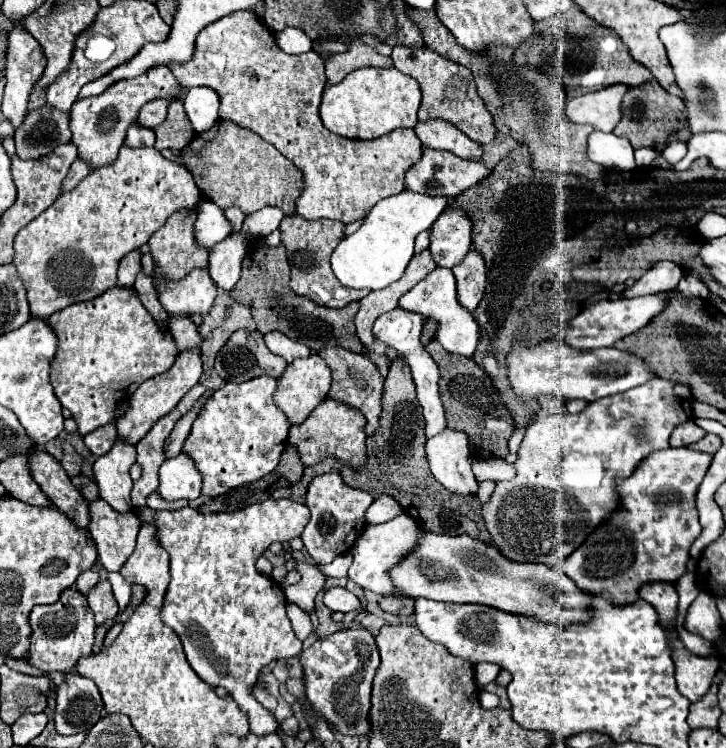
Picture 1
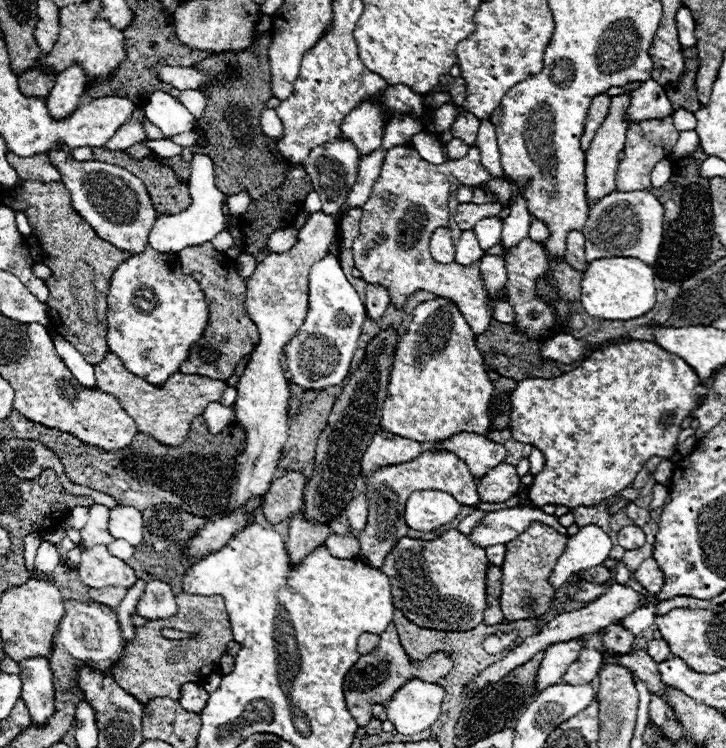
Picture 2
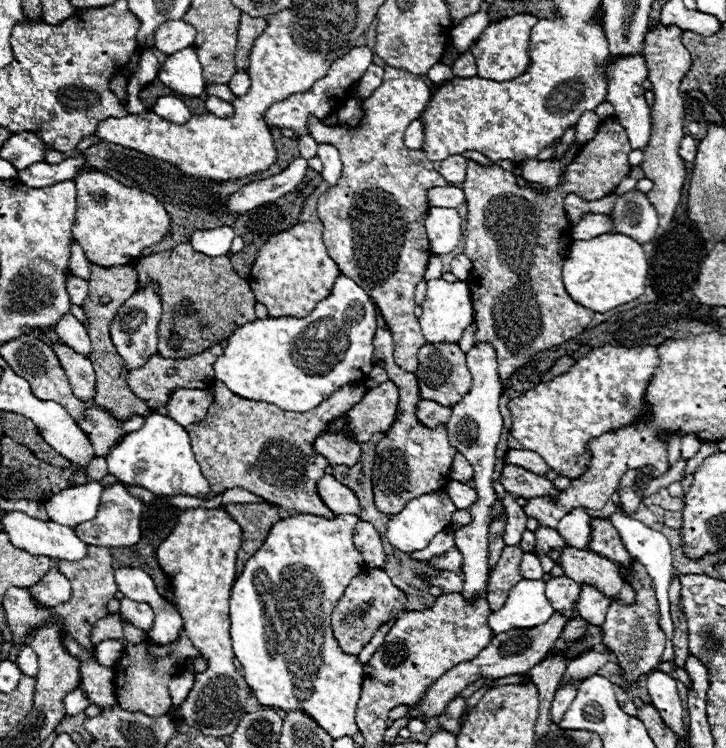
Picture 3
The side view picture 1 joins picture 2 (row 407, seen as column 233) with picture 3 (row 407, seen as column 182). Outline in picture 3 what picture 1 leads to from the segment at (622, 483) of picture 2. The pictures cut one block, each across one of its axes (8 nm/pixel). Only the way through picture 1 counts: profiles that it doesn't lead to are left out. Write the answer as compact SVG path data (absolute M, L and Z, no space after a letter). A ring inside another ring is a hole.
M376 308L376 322L378 322L378 330L374 336L374 354L376 354L374 366L380 366L388 372L388 378L396 384L400 398L398 398L398 412L396 412L394 424L384 434L384 438L376 444L376 458L374 458L374 468L372 468L374 504L384 514L398 514L410 498L418 498L420 494L426 494L430 490L440 490L450 482L448 474L450 474L456 448L452 448L448 442L446 426L428 430L416 420L414 410L420 400L416 376L394 364L392 334L386 328L386 322L378 308ZM596 346L584 358L578 358L568 372L556 376L550 382L542 382L532 390L512 398L508 402L510 418L512 418L512 436L520 442L522 448L540 454L546 464L566 476L570 480L580 478L590 464L588 440L598 438L604 432L620 430L628 424L634 424L644 414L644 396L646 388L660 364L656 346L638 346L638 348L622 348L622 346Z

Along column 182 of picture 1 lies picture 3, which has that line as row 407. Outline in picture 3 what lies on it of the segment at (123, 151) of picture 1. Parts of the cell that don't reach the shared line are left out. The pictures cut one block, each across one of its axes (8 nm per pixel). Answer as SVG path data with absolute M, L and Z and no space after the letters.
M176 390L166 408L172 420L176 420L180 426L188 426L200 422L212 402L214 396L210 390Z

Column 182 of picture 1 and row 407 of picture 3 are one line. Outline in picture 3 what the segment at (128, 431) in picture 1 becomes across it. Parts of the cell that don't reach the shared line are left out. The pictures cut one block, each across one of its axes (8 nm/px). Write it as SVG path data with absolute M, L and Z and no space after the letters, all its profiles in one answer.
M388 380L378 388L370 388L362 402L352 406L332 424L328 424L330 432L348 432L354 434L356 440L366 442L374 432L386 432L396 420L396 404L398 404L398 388Z

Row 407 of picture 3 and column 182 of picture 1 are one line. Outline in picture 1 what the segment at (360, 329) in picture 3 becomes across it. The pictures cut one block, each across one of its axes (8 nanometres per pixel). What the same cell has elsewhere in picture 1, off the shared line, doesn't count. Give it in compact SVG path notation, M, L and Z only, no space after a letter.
M150 254L142 256L142 270L148 278L152 278L154 288L158 292L158 300L162 308L170 316L196 316L208 314L218 296L218 288L210 278L210 268L190 270L180 280L164 278L156 272L154 258Z

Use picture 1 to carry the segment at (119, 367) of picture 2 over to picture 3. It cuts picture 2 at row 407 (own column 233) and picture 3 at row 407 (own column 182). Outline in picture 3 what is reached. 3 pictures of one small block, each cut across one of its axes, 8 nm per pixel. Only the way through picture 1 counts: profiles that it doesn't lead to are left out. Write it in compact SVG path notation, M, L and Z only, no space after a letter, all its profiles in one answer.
M216 344L210 350L190 356L190 358L162 358L162 356L154 356L150 358L150 362L146 362L146 366L138 368L138 370L130 370L126 374L128 386L130 390L142 400L146 402L146 406L150 406L152 410L160 410L168 404L170 394L178 388L210 388L214 386L214 362L216 358L222 356L222 346Z

